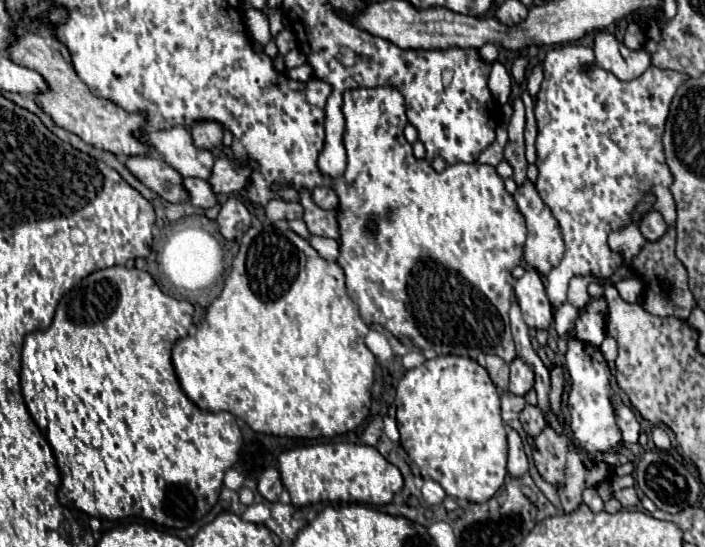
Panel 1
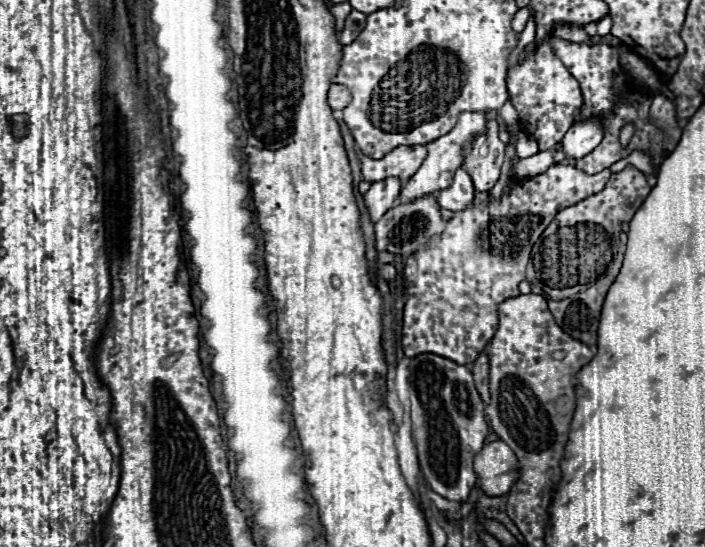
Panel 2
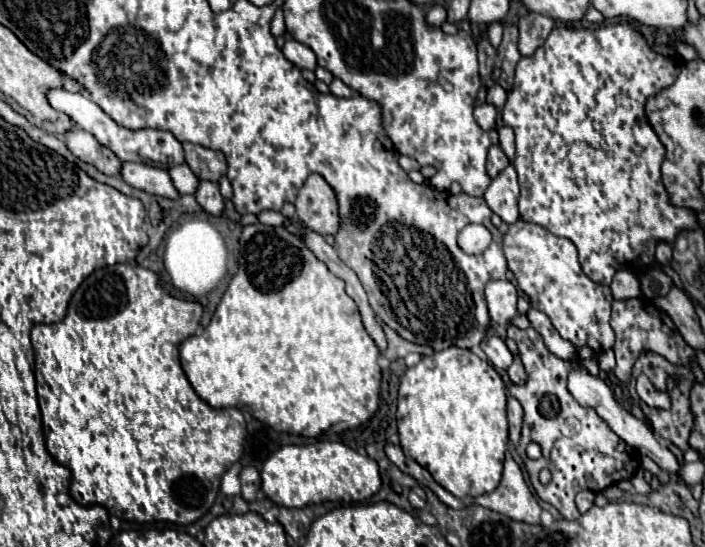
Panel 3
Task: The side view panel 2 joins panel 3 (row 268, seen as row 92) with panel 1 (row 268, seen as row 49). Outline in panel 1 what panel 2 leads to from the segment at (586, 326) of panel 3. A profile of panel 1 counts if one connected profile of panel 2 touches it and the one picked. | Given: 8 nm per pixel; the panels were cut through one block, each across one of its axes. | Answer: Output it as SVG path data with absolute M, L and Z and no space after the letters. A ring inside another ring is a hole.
M530 180L524 182L524 186L520 186L514 194L514 200L518 204L518 210L522 212L524 220L526 220L526 228L528 228L528 234L526 234L526 244L524 244L524 260L534 266L542 276L548 274L548 270L552 266L556 266L564 254L564 240L562 240L562 234L560 234L560 226L556 222L556 218L552 218L552 212L548 210L548 206L542 202L540 194L536 192L534 184Z

